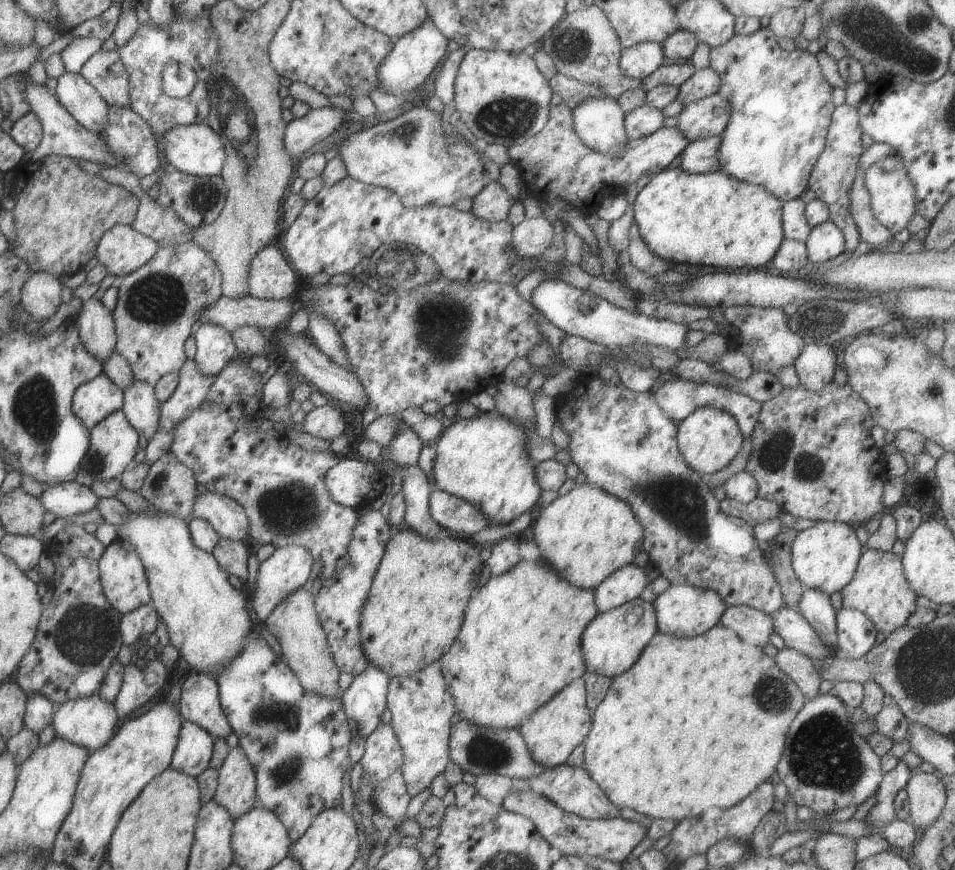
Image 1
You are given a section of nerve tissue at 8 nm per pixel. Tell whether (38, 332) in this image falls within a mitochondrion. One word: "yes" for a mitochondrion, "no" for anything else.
no

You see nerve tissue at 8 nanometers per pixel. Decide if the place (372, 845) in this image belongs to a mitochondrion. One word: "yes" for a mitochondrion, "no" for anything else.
no

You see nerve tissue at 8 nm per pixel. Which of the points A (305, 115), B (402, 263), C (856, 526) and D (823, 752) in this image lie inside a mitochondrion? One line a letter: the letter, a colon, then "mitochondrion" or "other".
A: other
B: mitochondrion
C: other
D: mitochondrion

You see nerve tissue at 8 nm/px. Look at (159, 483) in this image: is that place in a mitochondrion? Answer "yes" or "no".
yes

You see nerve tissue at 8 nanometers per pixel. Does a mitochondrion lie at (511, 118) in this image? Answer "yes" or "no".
yes

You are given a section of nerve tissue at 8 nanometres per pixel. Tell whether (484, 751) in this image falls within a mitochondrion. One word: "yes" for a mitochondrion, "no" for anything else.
yes

